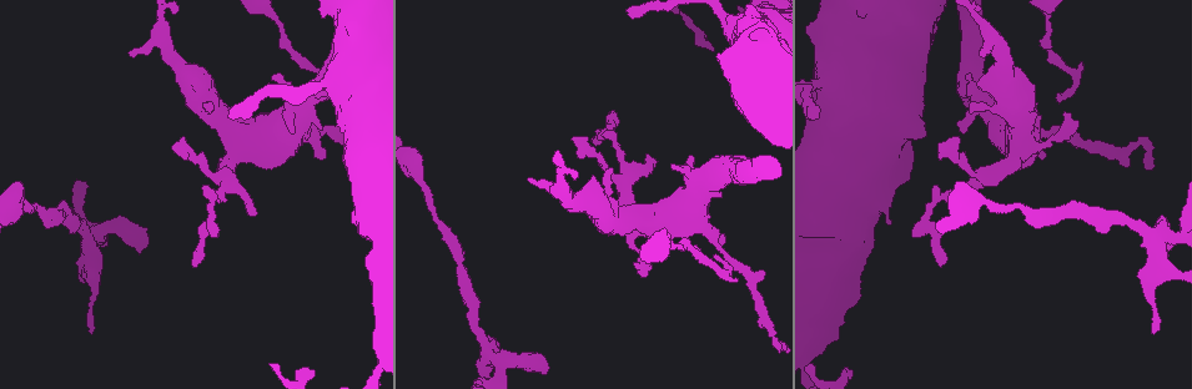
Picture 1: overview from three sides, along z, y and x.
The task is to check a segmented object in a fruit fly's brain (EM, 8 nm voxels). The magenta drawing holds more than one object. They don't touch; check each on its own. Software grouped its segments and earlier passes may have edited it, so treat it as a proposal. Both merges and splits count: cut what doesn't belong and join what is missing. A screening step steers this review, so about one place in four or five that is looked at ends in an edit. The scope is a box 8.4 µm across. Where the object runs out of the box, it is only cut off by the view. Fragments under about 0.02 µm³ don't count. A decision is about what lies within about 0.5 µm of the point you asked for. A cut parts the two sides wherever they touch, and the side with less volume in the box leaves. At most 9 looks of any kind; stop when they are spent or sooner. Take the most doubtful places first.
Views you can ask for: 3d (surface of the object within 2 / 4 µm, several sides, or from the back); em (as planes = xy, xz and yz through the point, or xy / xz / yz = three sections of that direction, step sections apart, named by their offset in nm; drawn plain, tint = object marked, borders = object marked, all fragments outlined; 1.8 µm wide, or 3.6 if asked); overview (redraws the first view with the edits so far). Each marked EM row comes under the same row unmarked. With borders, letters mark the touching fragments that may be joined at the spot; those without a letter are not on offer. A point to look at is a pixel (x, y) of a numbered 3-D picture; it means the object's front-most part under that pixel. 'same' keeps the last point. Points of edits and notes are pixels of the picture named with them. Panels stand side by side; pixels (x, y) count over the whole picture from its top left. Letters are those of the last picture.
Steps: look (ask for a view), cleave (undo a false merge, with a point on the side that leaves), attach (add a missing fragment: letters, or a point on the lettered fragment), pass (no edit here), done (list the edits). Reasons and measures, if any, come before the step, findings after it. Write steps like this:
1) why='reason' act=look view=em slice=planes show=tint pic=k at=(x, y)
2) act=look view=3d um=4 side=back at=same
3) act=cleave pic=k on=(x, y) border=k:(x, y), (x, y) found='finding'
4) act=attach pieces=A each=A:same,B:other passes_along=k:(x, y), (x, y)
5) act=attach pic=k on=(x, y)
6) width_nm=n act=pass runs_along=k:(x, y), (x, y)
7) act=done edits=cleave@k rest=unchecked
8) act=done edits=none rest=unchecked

why='free end' act=look view=em slice=xy step=4 show=borders pic=1 at=(92, 332)

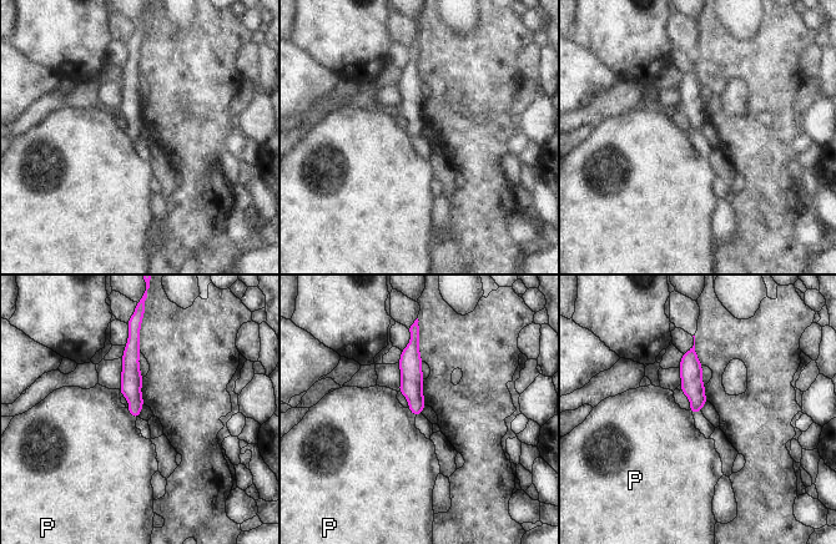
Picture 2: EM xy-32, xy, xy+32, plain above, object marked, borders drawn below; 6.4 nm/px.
act=pass each=P:other border=2:(126, 408), (136, 419) found='no lettered fragment goes on from it'

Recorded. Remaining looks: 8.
why='four-way junction' act=look view=em slice=planes show=tint pic=1 at=(90, 243)

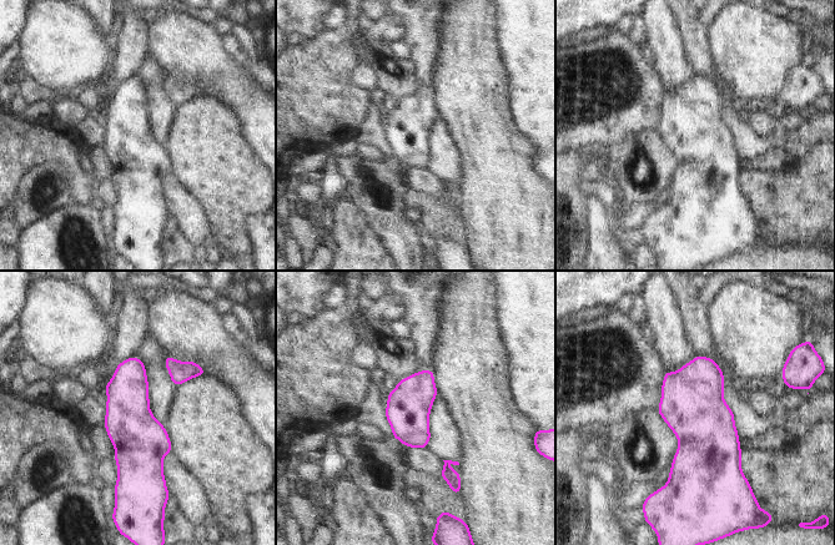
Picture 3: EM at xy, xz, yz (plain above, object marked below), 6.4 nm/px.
act=look view=em slice=planes show=borders at=same

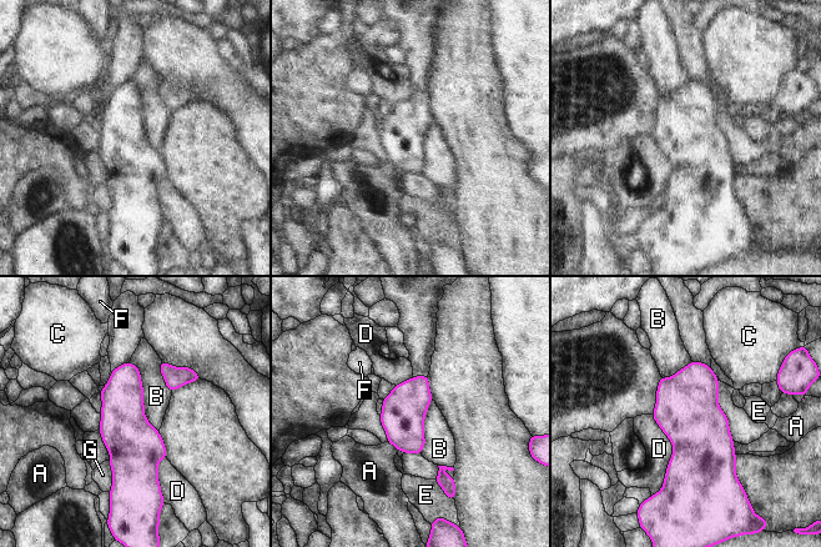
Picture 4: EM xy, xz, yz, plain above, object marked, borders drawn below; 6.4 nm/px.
width_nm=280 longest_contact=D:500nm act=pass each=A:other,B:other,C:other,D:other,E:other,F:other,G:other found='all the same neuron'

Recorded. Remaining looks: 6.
why='abrupt turn' act=look view=3d um=2 pic=1 at=(609, 128)

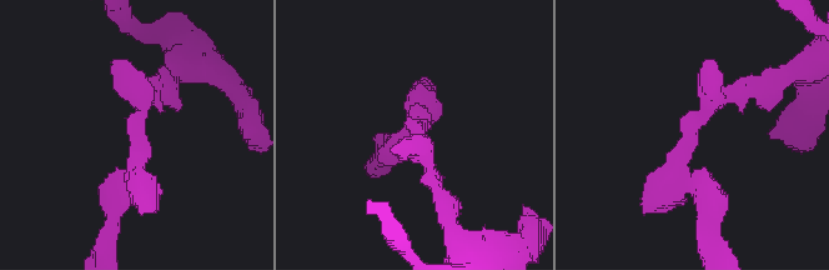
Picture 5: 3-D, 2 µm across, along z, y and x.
act=look view=em slice=planes show=borders pic=5 at=(412, 128)

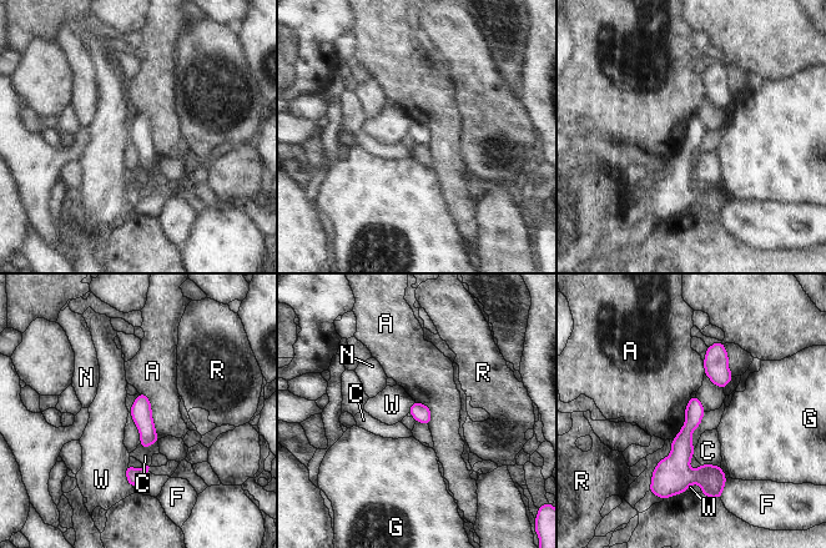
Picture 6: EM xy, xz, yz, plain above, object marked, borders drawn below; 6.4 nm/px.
width_nm=120 act=pass each=A:other,C:other,F:other,G:other,N:other,R:other,W:other found='all the same neuron'

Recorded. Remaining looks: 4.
why='branch stops here' act=look view=em slice=planes show=tint pic=1 at=(611, 168)

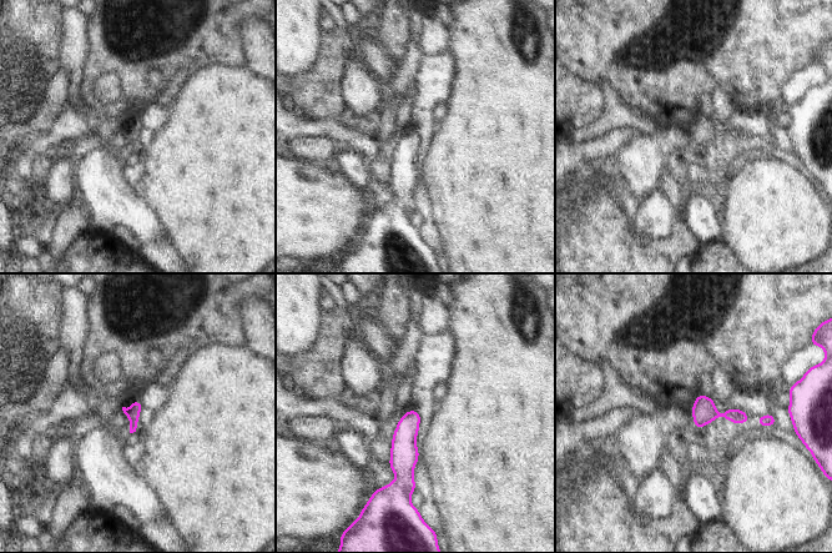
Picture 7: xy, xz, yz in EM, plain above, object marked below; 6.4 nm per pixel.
act=look view=em slice=planes show=borders at=same

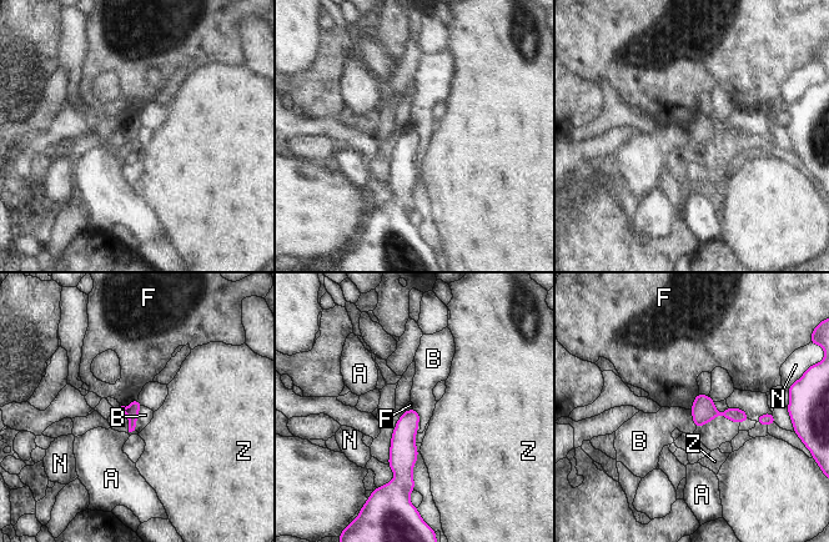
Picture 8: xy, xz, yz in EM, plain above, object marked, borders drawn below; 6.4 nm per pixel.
act=pass each=A:other,B:other,F:other,N:other,Z:other border=8:(141, 405), (134, 430) found='no lettered fragment goes on from it'

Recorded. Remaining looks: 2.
act=done edits=none rest=unchecked

